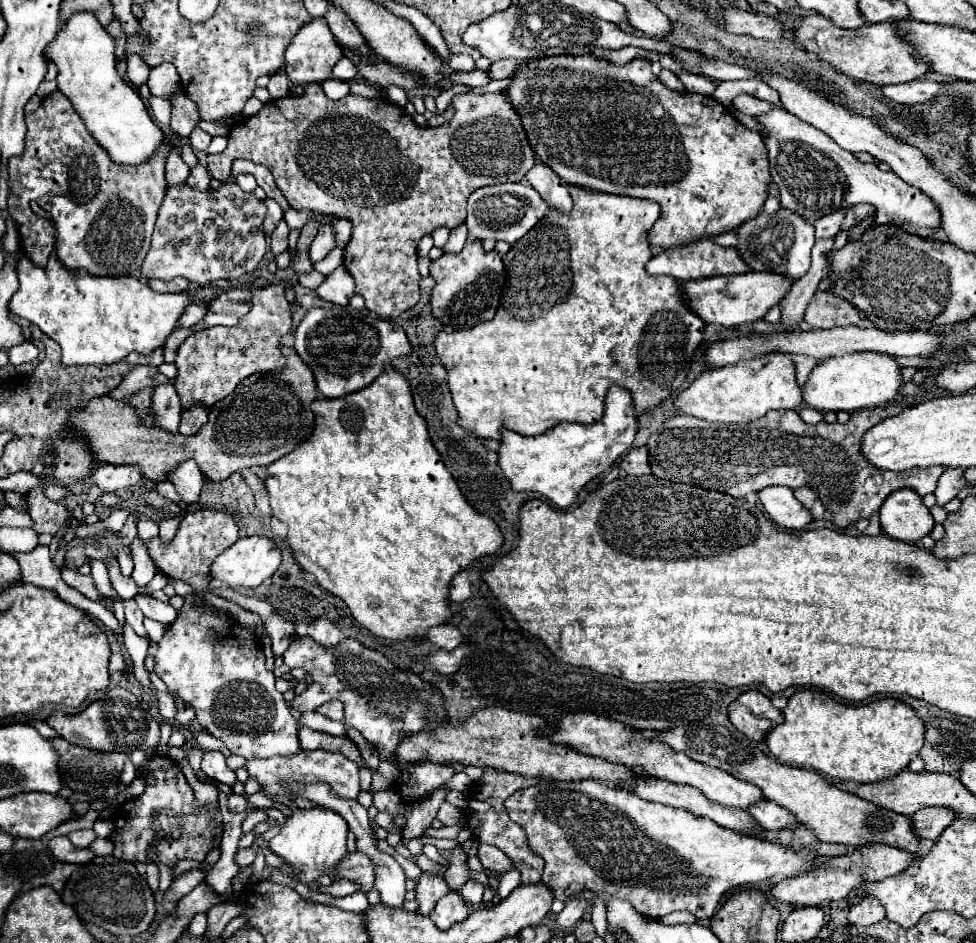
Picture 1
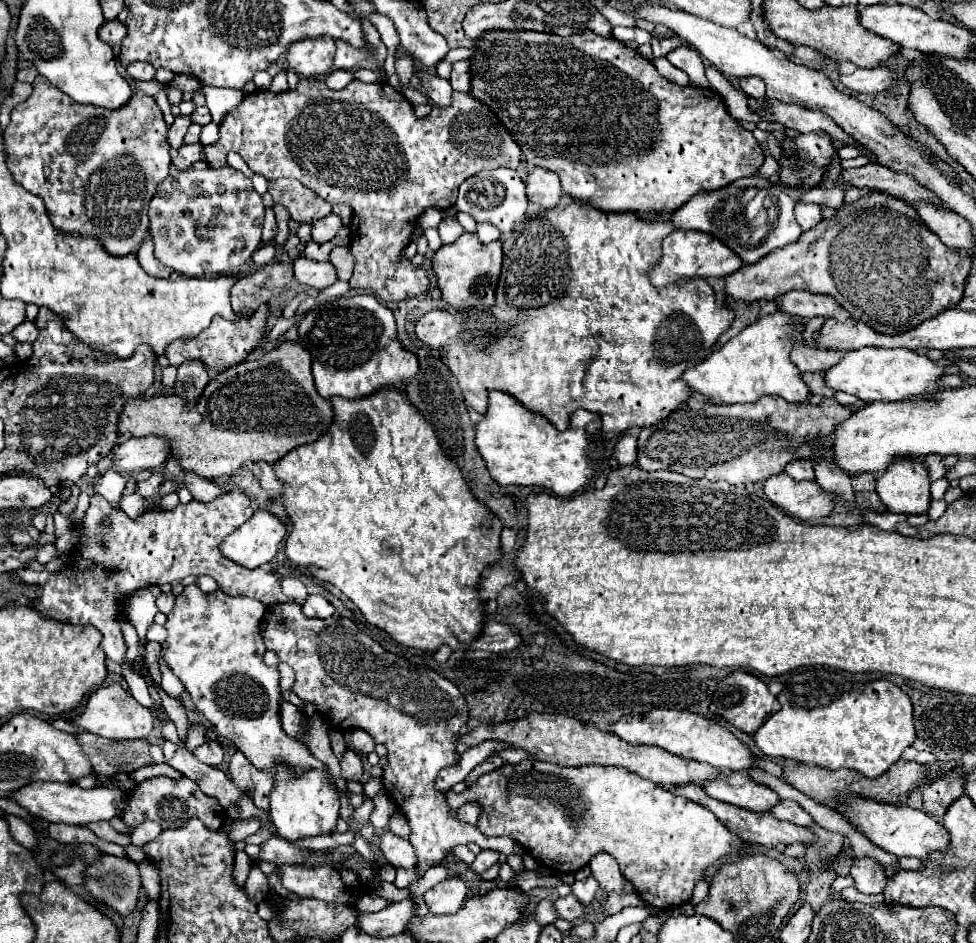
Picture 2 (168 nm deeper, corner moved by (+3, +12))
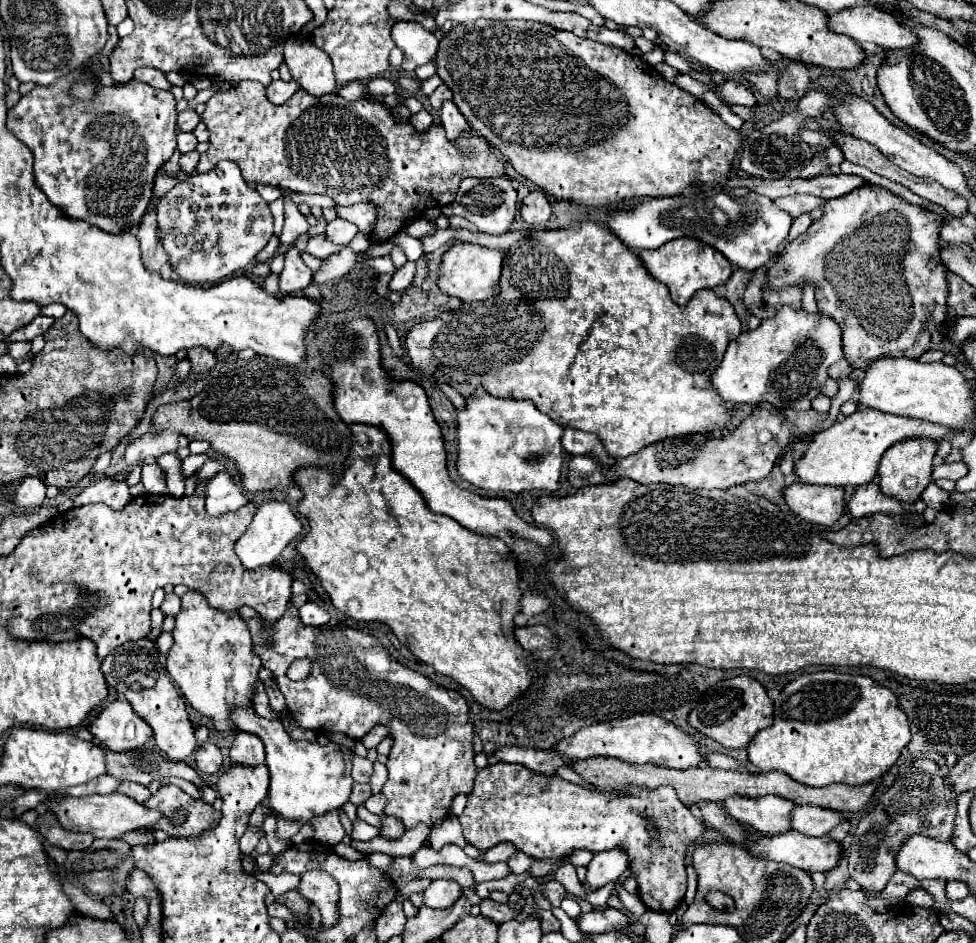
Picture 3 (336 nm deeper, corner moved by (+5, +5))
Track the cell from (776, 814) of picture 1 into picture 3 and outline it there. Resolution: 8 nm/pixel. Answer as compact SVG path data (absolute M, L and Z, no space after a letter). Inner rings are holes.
M796 805L796 809L792 811L792 829L810 837L824 837L844 819L846 815L840 811L812 807L812 805L804 805L804 807Z

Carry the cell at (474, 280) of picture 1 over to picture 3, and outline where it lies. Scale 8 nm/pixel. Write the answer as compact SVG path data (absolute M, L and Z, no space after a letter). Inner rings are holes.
M456 243L442 255L442 265L438 273L438 287L442 293L450 297L458 297L464 303L484 301L492 295L500 293L498 281L502 271L502 253L494 249L486 249L472 243Z

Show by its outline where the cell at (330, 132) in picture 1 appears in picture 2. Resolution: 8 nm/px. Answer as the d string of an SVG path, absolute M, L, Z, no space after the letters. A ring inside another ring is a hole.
M300 78L298 86L294 90L286 90L280 94L268 92L268 90L256 90L252 94L248 94L238 108L230 110L222 124L220 124L220 140L212 146L204 146L204 154L206 160L212 168L222 168L226 166L226 156L228 152L236 152L244 158L244 162L250 166L250 170L254 174L262 174L266 180L278 180L278 178L294 178L298 182L302 182L306 188L314 190L320 198L324 198L328 204L348 204L352 208L352 220L350 220L350 252L354 256L354 274L352 274L352 290L366 290L370 294L374 294L378 300L382 302L398 302L404 298L412 298L422 294L428 288L428 278L426 272L418 266L414 266L408 258L402 258L404 248L410 244L412 234L416 230L416 222L422 216L422 212L426 208L438 208L438 210L448 210L454 206L454 200L458 198L458 186L478 174L480 170L492 170L492 168L518 168L522 162L522 150L518 148L518 144L514 142L512 134L506 130L506 126L498 120L498 116L494 116L494 112L490 112L490 108L486 108L478 98L474 98L470 92L454 92L454 100L448 108L432 108L432 112L426 118L416 118L412 104L406 100L404 94L400 94L398 90L394 90L390 84L386 82L374 82L374 84L366 84L360 80L352 80L346 88L342 90L330 90L324 80L310 80L310 78Z

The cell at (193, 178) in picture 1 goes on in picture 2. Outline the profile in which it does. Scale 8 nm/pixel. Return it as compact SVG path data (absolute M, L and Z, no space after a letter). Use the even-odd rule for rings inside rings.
M184 144L174 156L172 156L172 164L178 170L188 170L192 168L194 162L202 160L202 144Z

